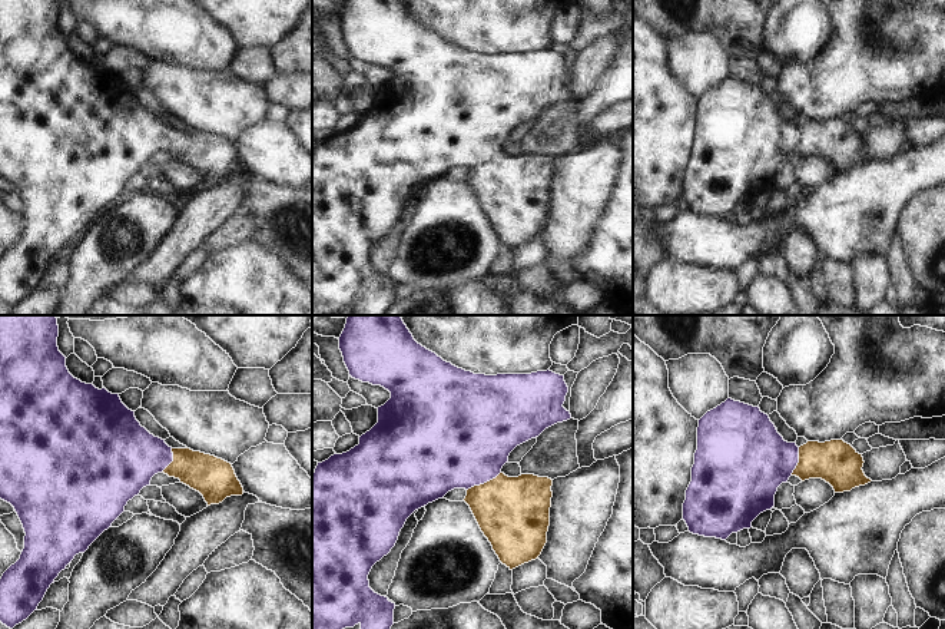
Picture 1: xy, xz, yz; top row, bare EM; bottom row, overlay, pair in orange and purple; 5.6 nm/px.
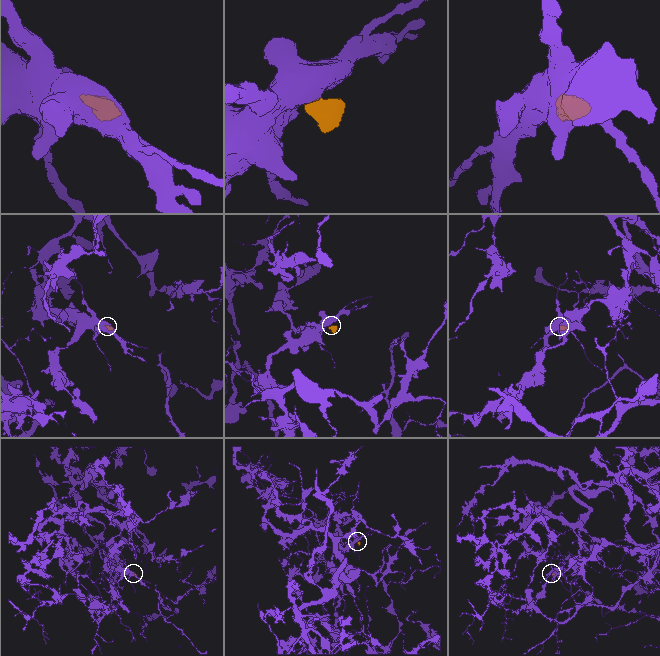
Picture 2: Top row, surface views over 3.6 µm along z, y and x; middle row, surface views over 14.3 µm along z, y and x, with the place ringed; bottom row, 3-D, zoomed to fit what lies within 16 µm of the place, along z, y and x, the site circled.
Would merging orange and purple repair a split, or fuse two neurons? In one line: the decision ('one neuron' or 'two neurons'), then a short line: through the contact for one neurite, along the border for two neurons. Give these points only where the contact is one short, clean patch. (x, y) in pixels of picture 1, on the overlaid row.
one neuron; line xz (513, 513), (484, 483), (466, 443)

